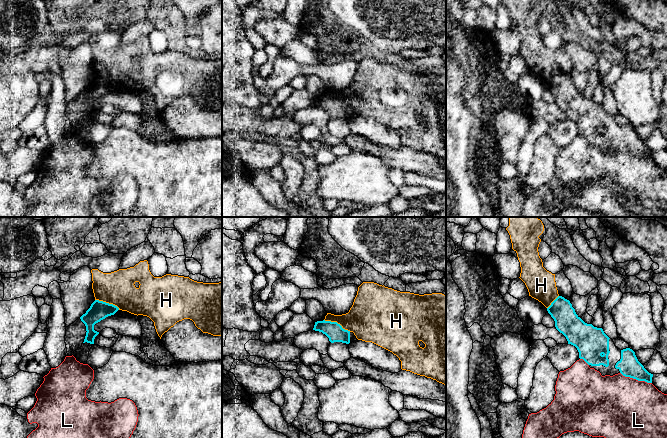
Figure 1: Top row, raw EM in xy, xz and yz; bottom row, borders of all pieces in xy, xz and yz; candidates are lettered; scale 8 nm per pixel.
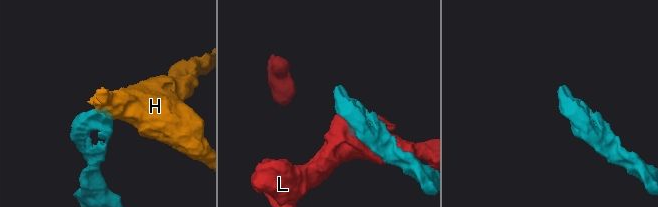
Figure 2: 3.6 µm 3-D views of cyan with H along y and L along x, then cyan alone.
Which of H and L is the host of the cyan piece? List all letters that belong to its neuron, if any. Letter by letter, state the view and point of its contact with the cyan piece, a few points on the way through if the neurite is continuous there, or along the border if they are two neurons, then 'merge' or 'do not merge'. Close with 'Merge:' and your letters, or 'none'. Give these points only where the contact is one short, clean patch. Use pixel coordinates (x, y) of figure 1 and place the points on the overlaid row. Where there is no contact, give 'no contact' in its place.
H: contact xz (336, 322); border xz (324, 319), (336, 321), (343, 328), (350, 331); do not merge
L: contact yz (636, 379); do not merge
Merge: none

